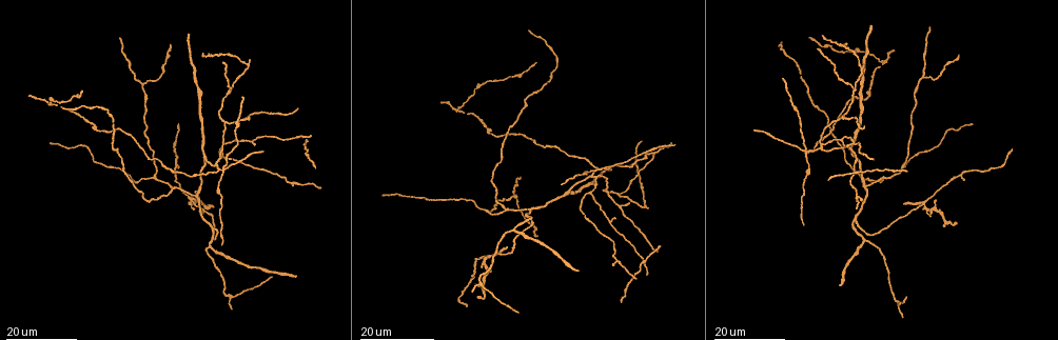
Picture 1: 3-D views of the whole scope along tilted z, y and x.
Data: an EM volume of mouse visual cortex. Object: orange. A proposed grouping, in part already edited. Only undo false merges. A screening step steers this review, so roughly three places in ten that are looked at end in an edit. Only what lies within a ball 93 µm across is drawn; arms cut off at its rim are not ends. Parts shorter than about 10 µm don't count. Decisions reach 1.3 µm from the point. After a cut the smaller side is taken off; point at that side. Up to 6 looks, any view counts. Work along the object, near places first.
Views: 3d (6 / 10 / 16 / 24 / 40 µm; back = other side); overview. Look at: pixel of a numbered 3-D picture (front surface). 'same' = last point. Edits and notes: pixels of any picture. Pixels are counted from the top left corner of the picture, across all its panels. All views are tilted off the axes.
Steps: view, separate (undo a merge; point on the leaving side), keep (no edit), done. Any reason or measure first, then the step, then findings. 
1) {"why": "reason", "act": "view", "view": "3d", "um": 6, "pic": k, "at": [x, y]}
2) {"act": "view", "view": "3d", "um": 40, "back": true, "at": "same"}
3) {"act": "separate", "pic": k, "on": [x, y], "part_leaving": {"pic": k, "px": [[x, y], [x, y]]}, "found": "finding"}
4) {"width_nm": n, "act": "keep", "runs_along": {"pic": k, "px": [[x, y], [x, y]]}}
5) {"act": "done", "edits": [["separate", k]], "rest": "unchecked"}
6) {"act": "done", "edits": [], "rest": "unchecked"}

{"why": "arms part here", "act": "view", "view": "3d", "um": 24, "pic": 1, "at": [223, 120]}

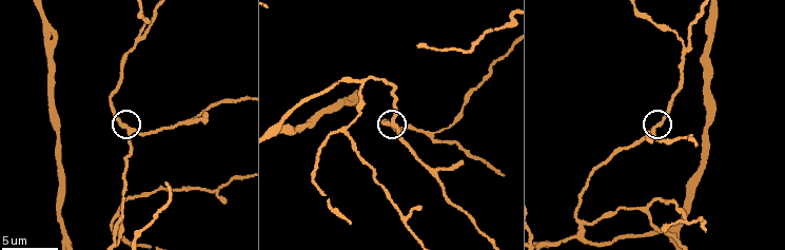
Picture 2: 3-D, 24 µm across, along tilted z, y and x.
{"act": "view", "view": "3d", "um": 10, "pic": 2, "at": [653, 130]}

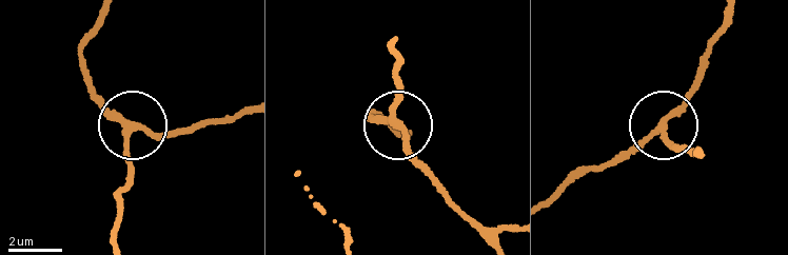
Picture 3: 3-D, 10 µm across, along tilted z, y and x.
{"act": "keep", "runs_along": {"pic": 3, "px": [[394, 48], [401, 101], [396, 118], [429, 175]]}, "found": "one neuron here"}

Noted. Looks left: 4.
{"why": "four-way junction", "act": "view", "view": "3d", "um": 16, "pic": 1, "at": [222, 169]}

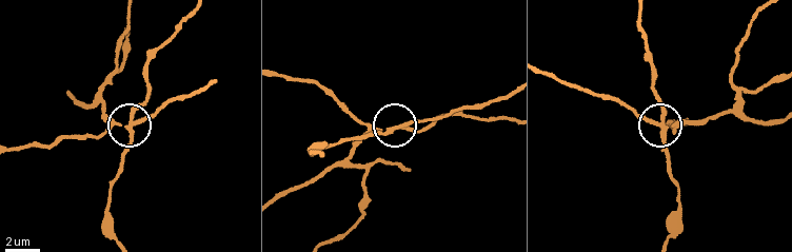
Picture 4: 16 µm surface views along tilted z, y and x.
{"why": "closer look", "act": "view", "view": "3d", "um": 10, "pic": 4, "at": [133, 125]}

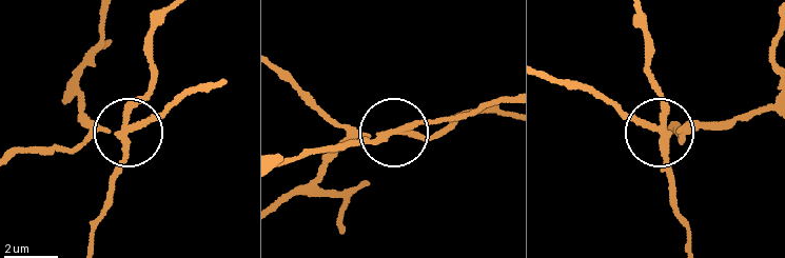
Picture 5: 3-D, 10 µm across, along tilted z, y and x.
{"width_nm": 210, "act": "separate", "pic": 5, "on": [149, 100], "part_leaving": {"pic": 5, "px": [[125, 131], [128, 107], [148, 83], [149, 38], [156, 20]]}, "found": "two neurons meet here"}

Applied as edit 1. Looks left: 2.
{"act": "done", "edits": [["separate", 5]], "rest": "unchecked"}

